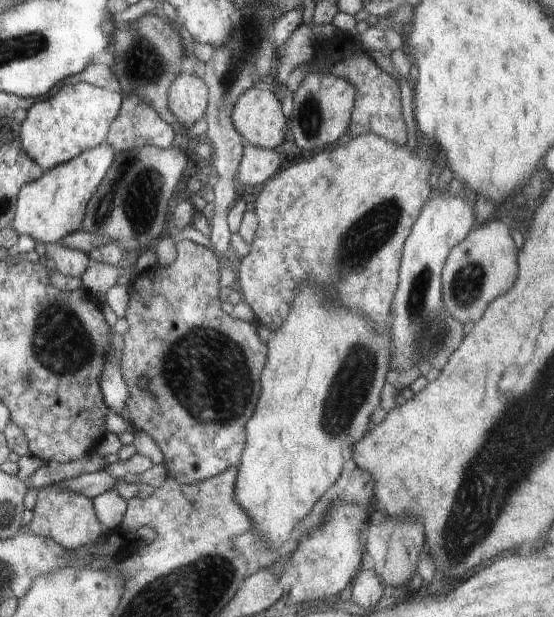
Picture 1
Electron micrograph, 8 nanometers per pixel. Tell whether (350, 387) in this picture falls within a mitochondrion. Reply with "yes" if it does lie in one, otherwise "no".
yes

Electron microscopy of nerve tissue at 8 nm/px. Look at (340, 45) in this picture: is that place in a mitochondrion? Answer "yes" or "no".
no

